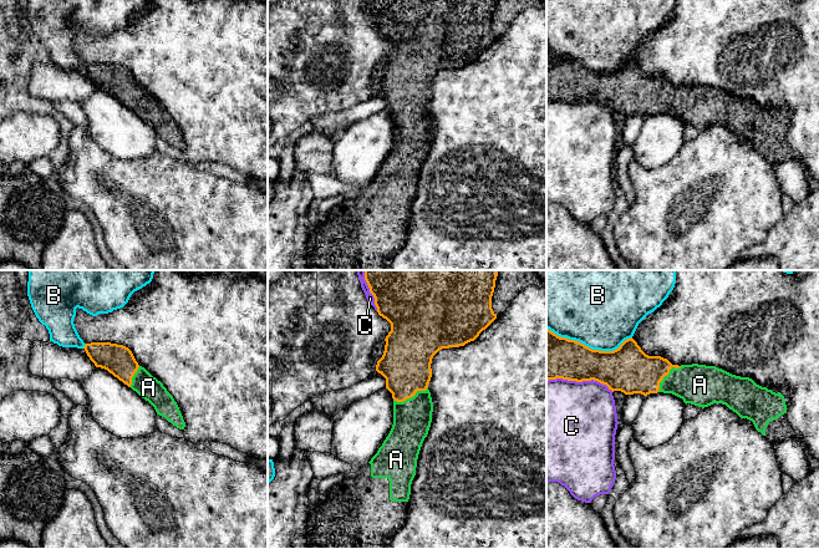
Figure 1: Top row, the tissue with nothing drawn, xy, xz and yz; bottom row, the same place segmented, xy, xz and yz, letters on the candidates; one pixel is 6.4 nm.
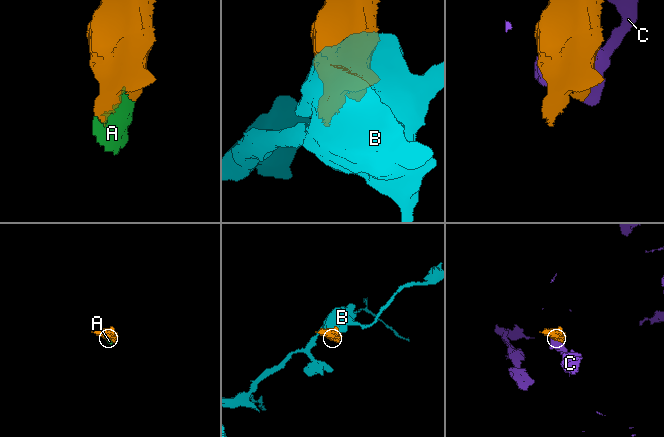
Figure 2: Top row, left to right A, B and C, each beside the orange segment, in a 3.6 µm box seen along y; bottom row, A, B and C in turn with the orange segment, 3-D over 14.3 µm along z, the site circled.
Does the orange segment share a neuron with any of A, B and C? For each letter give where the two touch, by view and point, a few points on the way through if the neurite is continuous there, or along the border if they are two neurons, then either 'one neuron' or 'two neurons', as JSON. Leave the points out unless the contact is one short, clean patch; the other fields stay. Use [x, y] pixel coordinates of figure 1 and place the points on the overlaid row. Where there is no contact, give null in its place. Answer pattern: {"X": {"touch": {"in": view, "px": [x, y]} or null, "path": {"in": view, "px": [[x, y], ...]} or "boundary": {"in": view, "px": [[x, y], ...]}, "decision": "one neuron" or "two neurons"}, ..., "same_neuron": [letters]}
{"A": {"touch": {"in": "xz", "px": [411, 396]}, "decision": "one neuron"}, "B": {"touch": {"in": "yz", "px": [589, 347]}, "decision": "two neurons"}, "C": {"touch": {"in": "yz", "px": [580, 381]}, "decision": "two neurons"}, "same_neuron": ["A"]}

